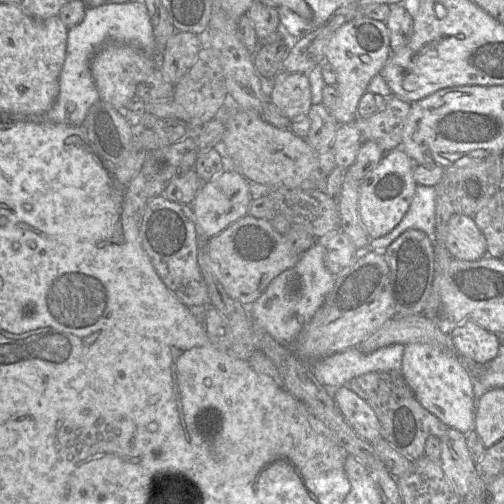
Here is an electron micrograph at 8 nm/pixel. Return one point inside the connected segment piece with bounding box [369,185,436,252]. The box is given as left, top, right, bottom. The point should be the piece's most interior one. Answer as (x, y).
(420, 215)

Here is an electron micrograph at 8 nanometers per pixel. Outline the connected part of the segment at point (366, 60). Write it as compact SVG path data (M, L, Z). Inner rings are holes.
M357 17L340 26L333 34L325 48L325 62L331 65L337 74L338 98L330 113L338 125L349 123L357 118L357 107L361 97L367 92L370 81L376 75L380 75L388 58L391 55L389 30L385 22L365 17Z

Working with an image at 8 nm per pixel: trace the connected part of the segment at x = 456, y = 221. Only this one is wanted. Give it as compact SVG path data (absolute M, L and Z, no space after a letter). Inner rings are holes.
M454 214L448 222L445 247L454 259L477 261L487 255L484 235L470 216Z

